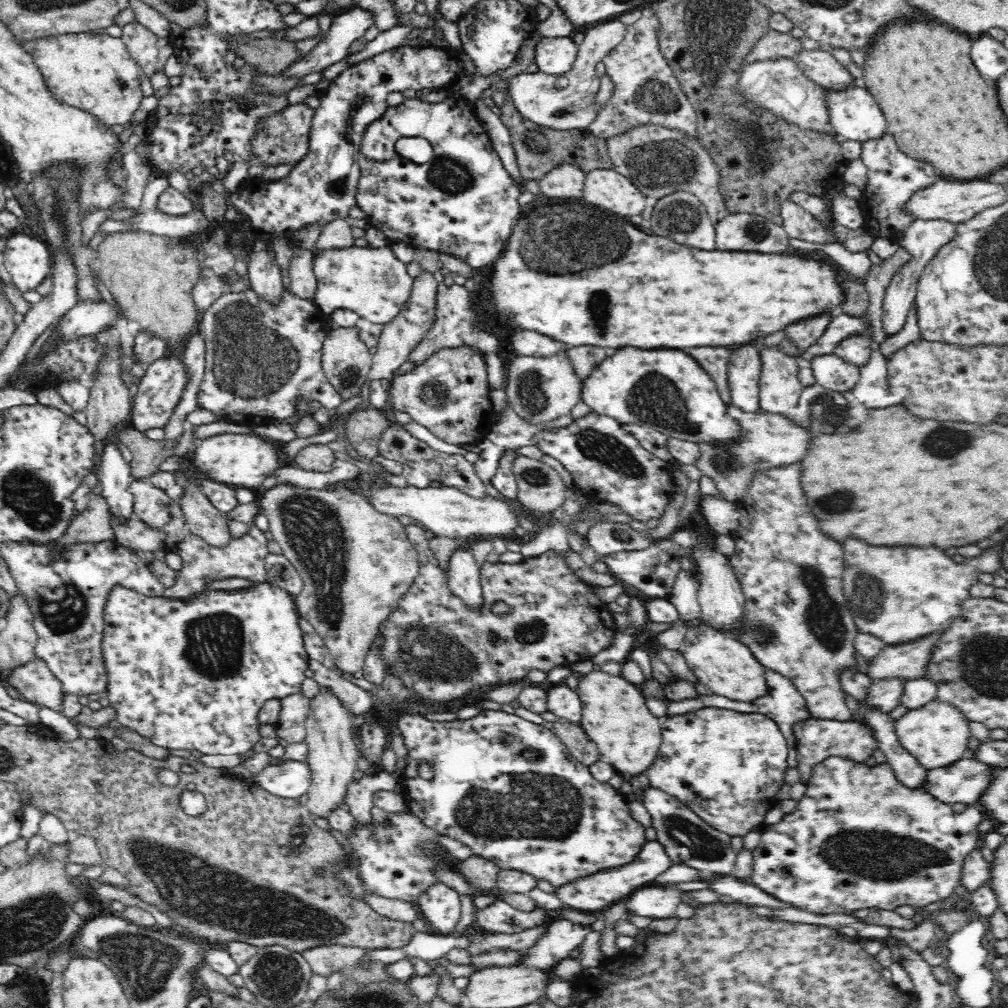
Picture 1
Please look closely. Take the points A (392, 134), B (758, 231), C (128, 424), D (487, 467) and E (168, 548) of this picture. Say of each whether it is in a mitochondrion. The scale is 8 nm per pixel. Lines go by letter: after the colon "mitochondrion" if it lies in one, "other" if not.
A: other
B: mitochondrion
C: other
D: other
E: other

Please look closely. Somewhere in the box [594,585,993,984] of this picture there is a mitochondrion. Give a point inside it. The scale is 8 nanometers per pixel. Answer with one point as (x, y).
(881, 856)

